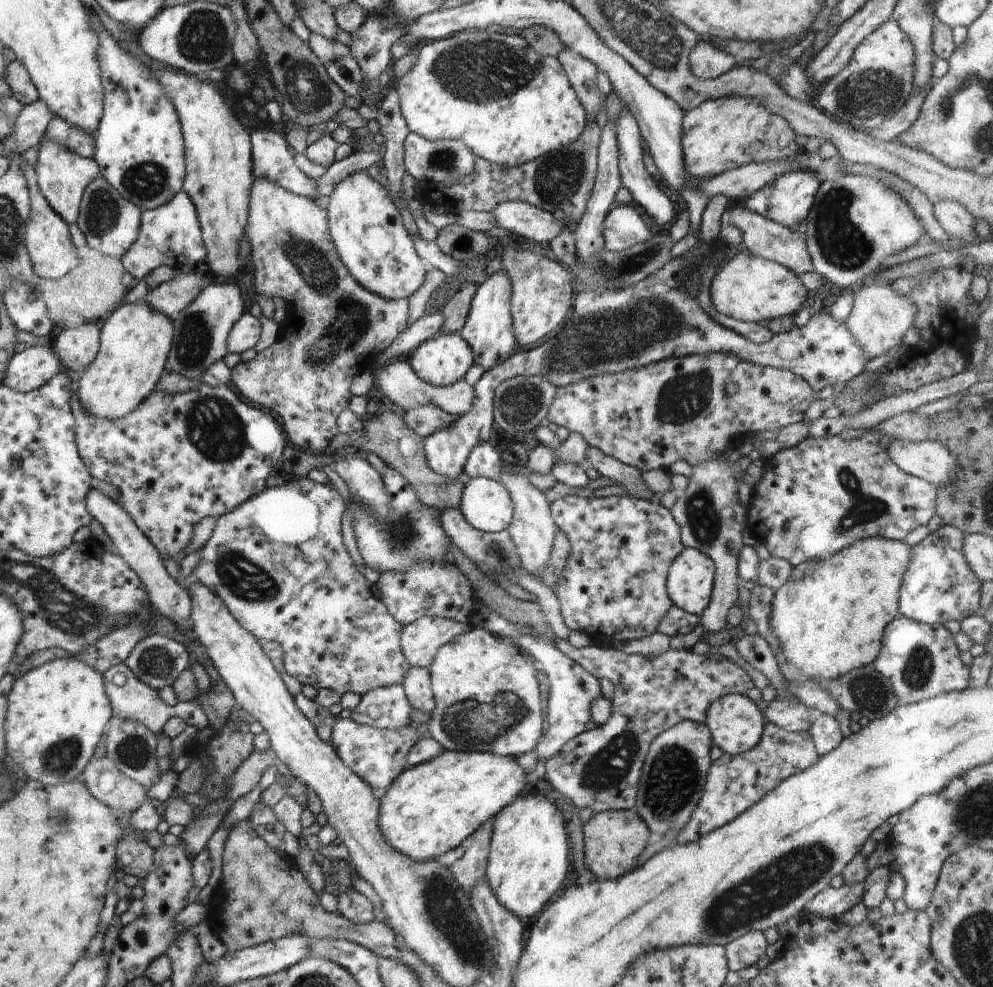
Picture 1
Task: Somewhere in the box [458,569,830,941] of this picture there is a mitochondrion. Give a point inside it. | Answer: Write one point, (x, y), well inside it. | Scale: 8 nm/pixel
(673, 780)

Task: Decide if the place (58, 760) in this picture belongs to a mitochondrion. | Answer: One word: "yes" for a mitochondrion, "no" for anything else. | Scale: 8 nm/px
yes

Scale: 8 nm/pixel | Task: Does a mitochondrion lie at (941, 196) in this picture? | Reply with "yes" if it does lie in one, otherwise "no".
no

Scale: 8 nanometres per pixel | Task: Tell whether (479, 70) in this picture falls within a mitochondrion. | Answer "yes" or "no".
yes

